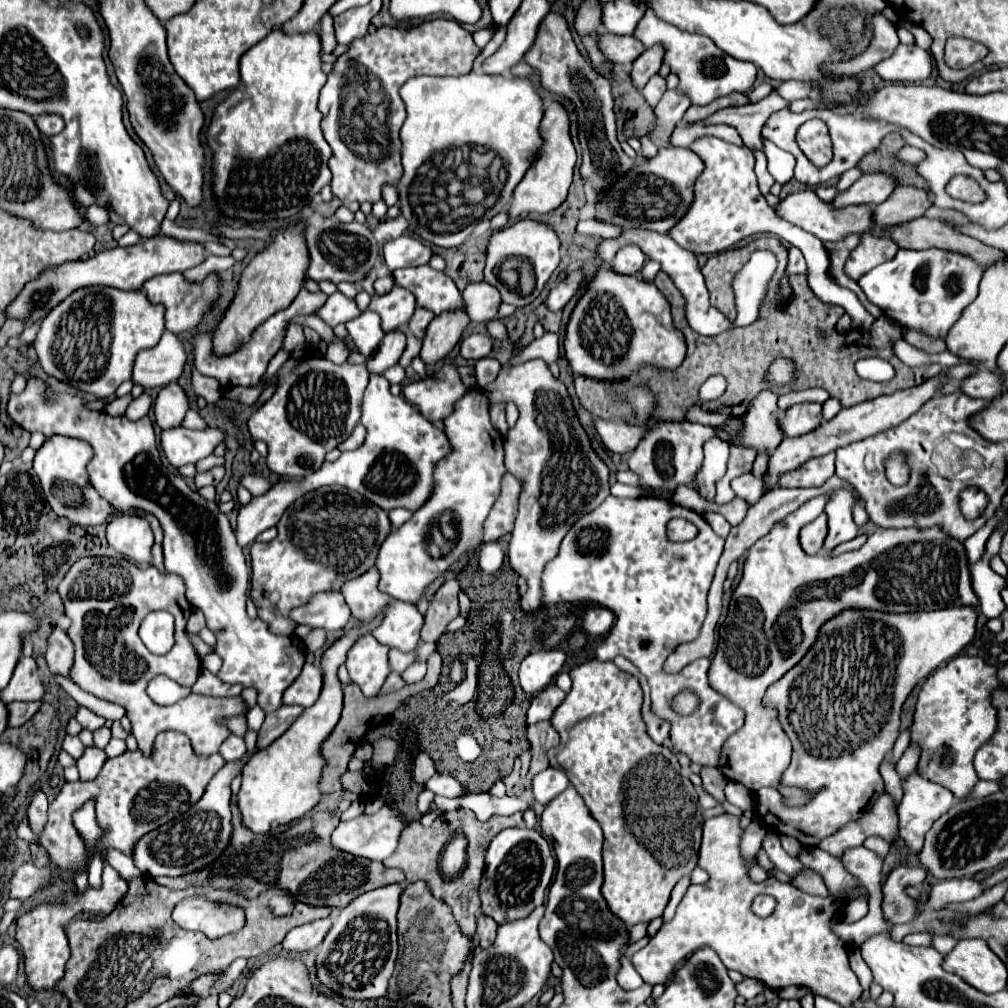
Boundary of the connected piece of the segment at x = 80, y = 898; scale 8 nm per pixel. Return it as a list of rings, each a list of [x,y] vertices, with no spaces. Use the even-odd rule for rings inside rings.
[[[104,865],[104,873],[102,873],[102,887],[100,889],[92,889],[90,885],[86,887],[84,893],[80,891],[66,891],[62,893],[54,903],[44,903],[20,915],[16,921],[16,945],[22,953],[24,959],[24,971],[26,971],[26,981],[34,991],[42,991],[42,989],[52,989],[56,985],[56,981],[64,975],[64,965],[70,957],[70,947],[68,947],[68,937],[64,935],[64,923],[72,921],[78,913],[86,913],[92,911],[96,913],[94,921],[102,921],[110,915],[112,907],[116,907],[118,899],[124,897],[124,891],[128,889],[126,881],[118,875],[118,871],[114,871],[110,865]]]

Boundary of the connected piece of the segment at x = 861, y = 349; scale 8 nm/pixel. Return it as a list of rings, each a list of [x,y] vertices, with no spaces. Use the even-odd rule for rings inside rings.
[[[660,271],[654,277],[654,285],[668,299],[668,303],[672,307],[674,325],[680,325],[682,333],[686,335],[688,353],[686,353],[682,367],[678,367],[672,373],[646,367],[630,381],[632,383],[630,387],[644,387],[654,395],[656,407],[654,407],[650,419],[684,421],[686,409],[698,401],[698,393],[700,393],[702,383],[712,375],[724,375],[728,381],[728,387],[718,399],[702,403],[702,409],[708,413],[728,409],[730,415],[742,417],[748,409],[748,403],[760,393],[760,389],[770,389],[780,396],[783,389],[789,387],[794,390],[822,387],[830,393],[830,397],[836,397],[842,403],[842,407],[852,407],[856,403],[876,399],[880,395],[888,395],[888,393],[894,393],[900,389],[916,387],[916,385],[924,383],[926,379],[938,377],[942,373],[940,365],[928,365],[928,369],[926,367],[904,367],[904,363],[900,363],[900,359],[896,359],[896,355],[892,355],[892,349],[888,347],[888,343],[890,343],[890,339],[896,339],[896,335],[902,335],[900,325],[894,323],[892,319],[882,315],[880,319],[876,319],[870,333],[852,335],[854,339],[850,339],[850,335],[842,335],[834,330],[834,325],[844,315],[842,307],[822,303],[814,295],[814,291],[810,291],[804,275],[790,275],[788,283],[792,287],[792,297],[776,309],[770,309],[766,305],[766,311],[762,313],[762,317],[756,323],[752,323],[748,327],[732,327],[728,331],[722,331],[716,337],[704,337],[688,325],[688,321],[684,317],[684,299],[680,299],[680,293],[676,291],[676,287],[672,287],[672,281],[668,279],[668,275],[664,275]],[[824,329],[828,329],[826,337],[818,339],[818,331],[824,331]],[[780,357],[794,361],[794,367],[796,367],[796,379],[783,387],[766,382],[770,363]],[[862,357],[886,359],[888,363],[894,365],[896,377],[888,383],[874,383],[874,381],[860,379],[860,375],[854,369],[854,363]]]

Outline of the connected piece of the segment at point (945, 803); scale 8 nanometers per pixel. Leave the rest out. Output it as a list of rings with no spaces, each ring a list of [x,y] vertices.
[[[912,771],[904,781],[902,781],[902,789],[904,789],[904,797],[898,805],[898,817],[900,817],[900,837],[906,841],[906,845],[918,853],[922,849],[922,843],[924,843],[924,835],[926,831],[932,827],[932,823],[944,815],[952,805],[954,805],[954,795],[950,789],[938,785],[938,783],[932,783],[930,779],[922,777],[918,771]]]

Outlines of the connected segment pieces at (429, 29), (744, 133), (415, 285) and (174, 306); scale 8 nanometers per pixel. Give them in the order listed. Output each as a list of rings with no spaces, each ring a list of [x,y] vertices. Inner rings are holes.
[[[446,19],[424,21],[410,27],[380,27],[372,35],[354,39],[348,45],[348,51],[342,53],[332,71],[328,73],[328,83],[320,93],[320,111],[324,115],[322,133],[328,145],[332,147],[332,157],[328,167],[332,171],[332,193],[344,203],[352,201],[370,201],[376,203],[382,199],[382,183],[396,183],[400,179],[400,137],[398,131],[404,123],[404,103],[398,95],[400,87],[408,77],[416,75],[466,75],[472,69],[472,63],[480,49],[476,47],[472,35],[458,23]]]
[[[772,91],[766,99],[758,101],[758,103],[750,103],[744,107],[728,107],[724,111],[718,111],[716,115],[712,115],[712,119],[706,119],[704,123],[726,123],[738,129],[740,137],[744,139],[744,143],[752,149],[762,149],[762,141],[760,141],[760,131],[764,127],[764,123],[768,121],[768,117],[774,111],[780,111],[788,105],[788,101],[780,99],[780,95],[776,95],[776,91]]]
[[[420,265],[392,271],[390,275],[394,277],[396,285],[414,293],[418,307],[430,309],[434,315],[462,307],[462,297],[456,283],[452,283],[452,279],[442,271]]]
[[[168,273],[152,277],[144,283],[142,291],[152,303],[160,303],[166,307],[166,329],[172,333],[194,333],[204,317],[204,313],[212,307],[212,303],[220,297],[220,285],[216,275],[208,275],[202,283],[188,283],[182,273]]]

